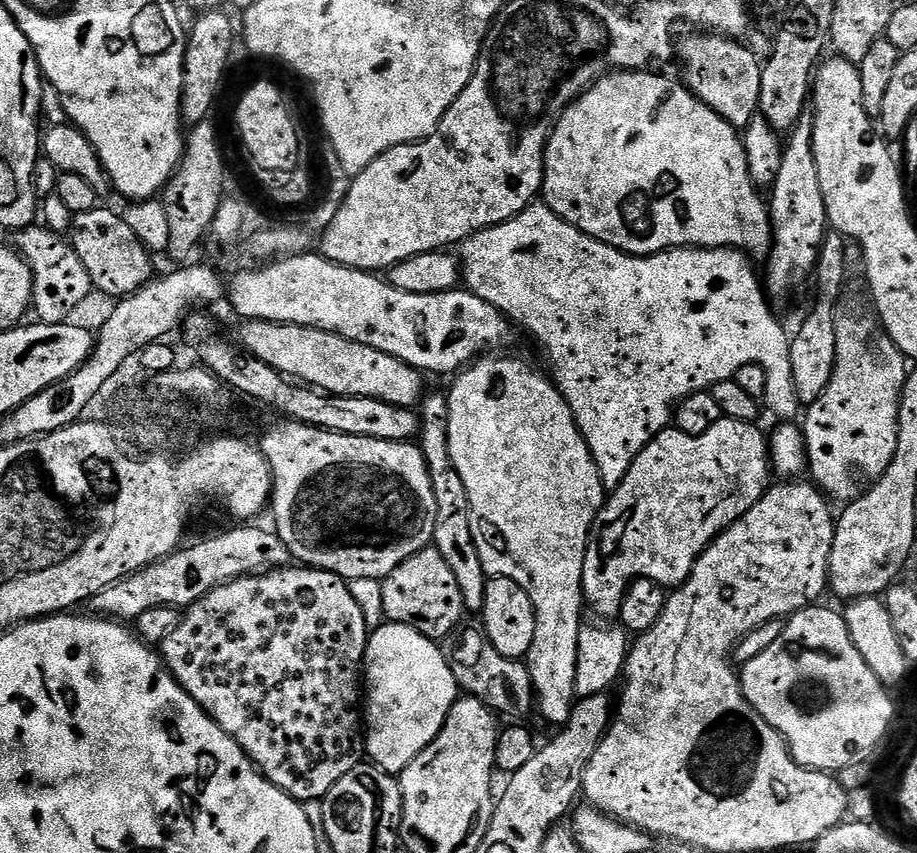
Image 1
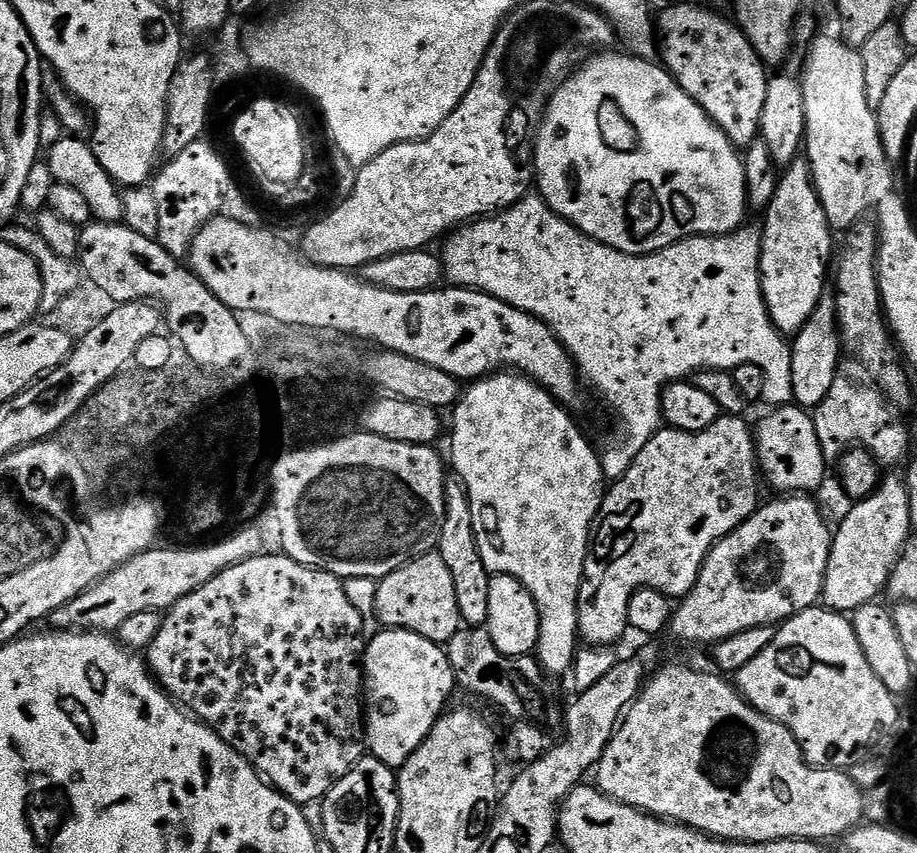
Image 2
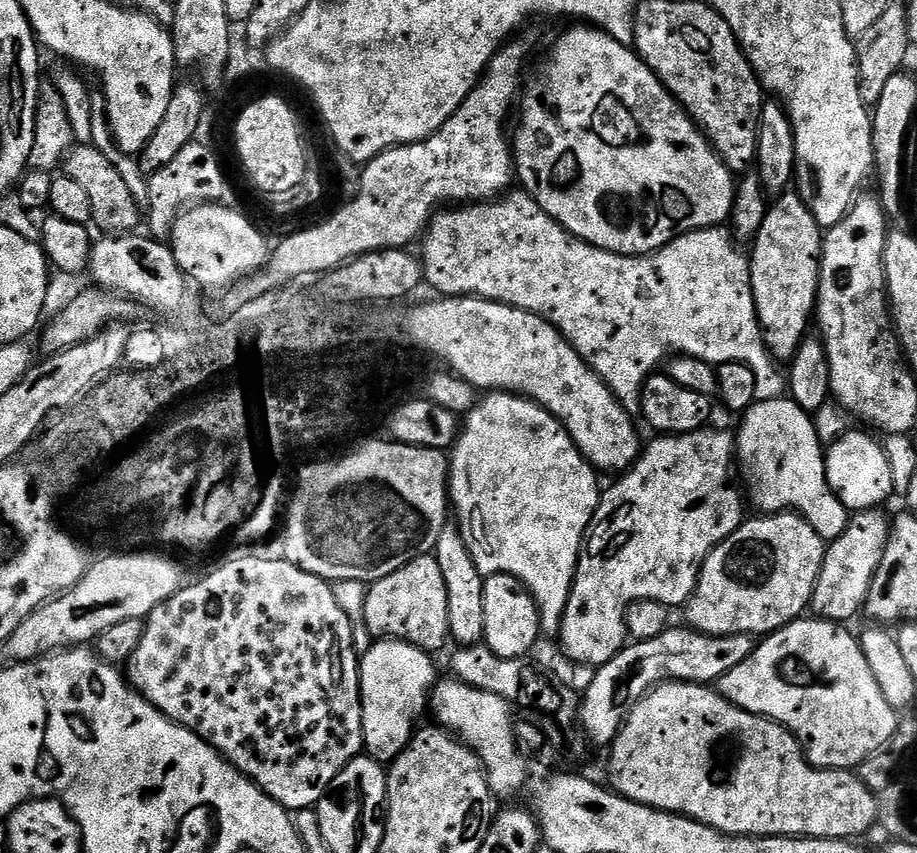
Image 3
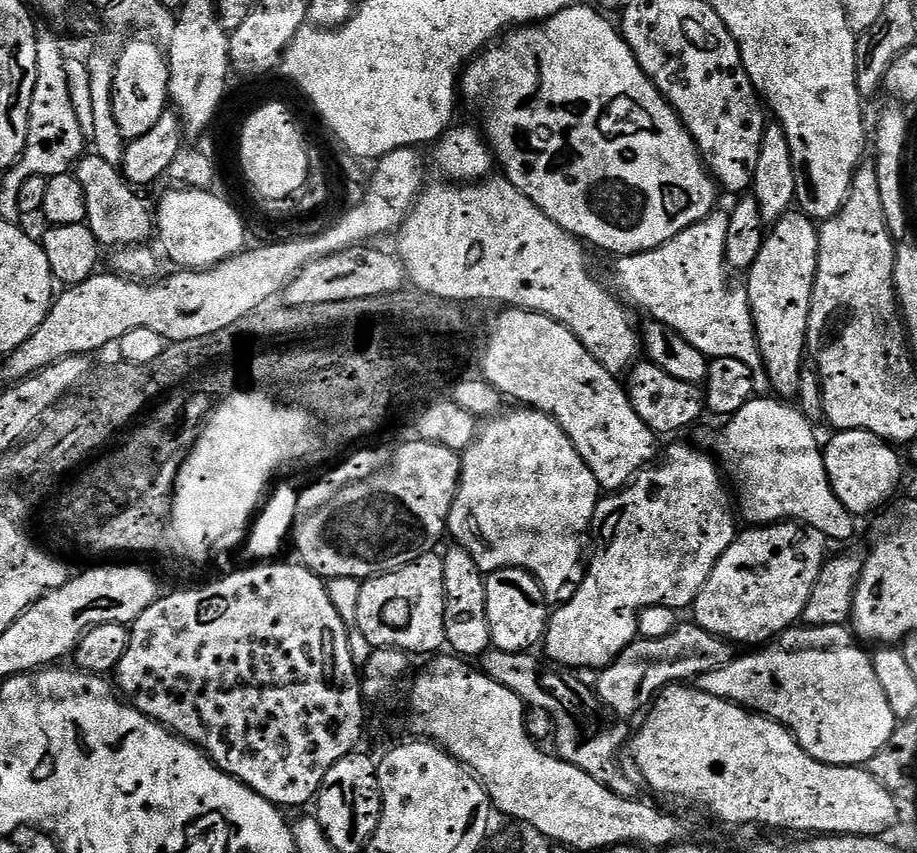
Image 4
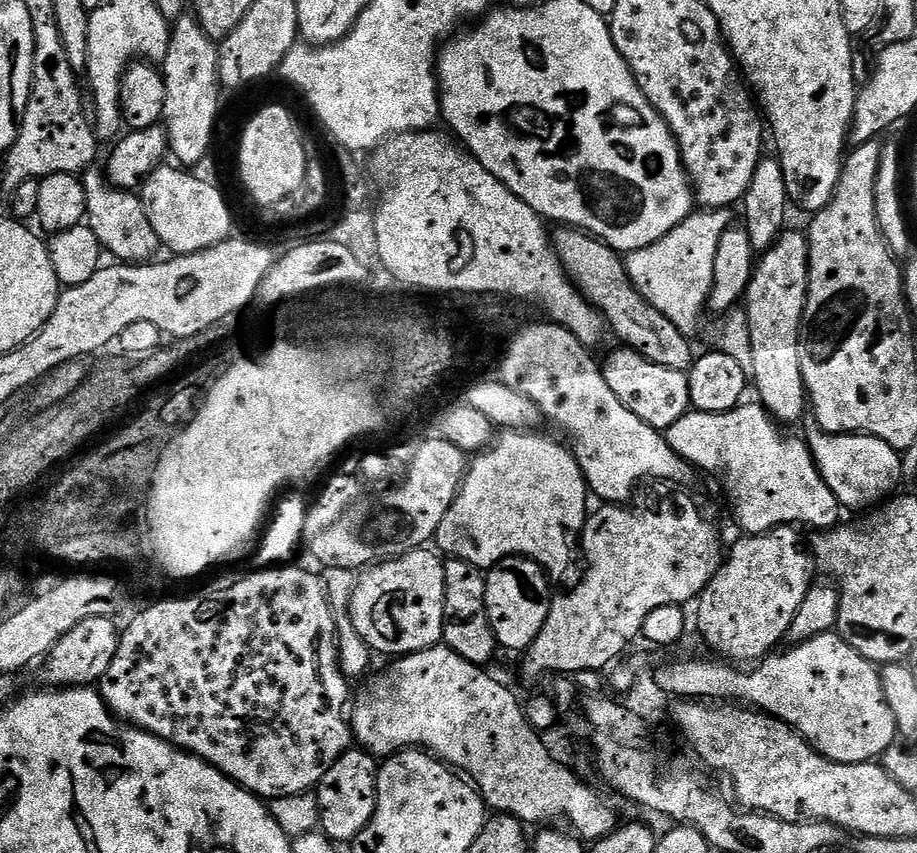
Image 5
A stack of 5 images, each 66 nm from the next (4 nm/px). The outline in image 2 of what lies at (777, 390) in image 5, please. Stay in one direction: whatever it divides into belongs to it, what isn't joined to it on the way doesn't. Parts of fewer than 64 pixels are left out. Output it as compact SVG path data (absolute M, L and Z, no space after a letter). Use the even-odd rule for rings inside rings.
M797 158L783 169L782 175L779 177L776 186L774 198L770 201L766 209L766 215L768 215L768 217L764 220L764 232L762 231L762 239L760 241L760 289L762 290L764 301L768 307L768 317L771 318L774 327L779 330L779 332L795 334L805 323L807 323L810 316L814 314L819 299L822 298L826 291L824 275L828 272L828 255L832 252L832 235L834 235L833 229L830 227L826 214L824 213L820 195L816 193L816 185L812 183L812 173L807 159Z

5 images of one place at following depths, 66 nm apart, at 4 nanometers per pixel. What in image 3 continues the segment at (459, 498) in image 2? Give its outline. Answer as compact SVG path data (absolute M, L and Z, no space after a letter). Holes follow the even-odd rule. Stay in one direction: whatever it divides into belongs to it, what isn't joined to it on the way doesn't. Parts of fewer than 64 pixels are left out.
M445 527L444 533L438 538L434 553L438 566L442 566L443 577L446 578L446 590L448 594L448 631L453 641L460 646L478 644L483 641L484 627L486 626L486 602L484 601L485 573L478 570L474 558L468 549L468 543L460 535L459 527Z

